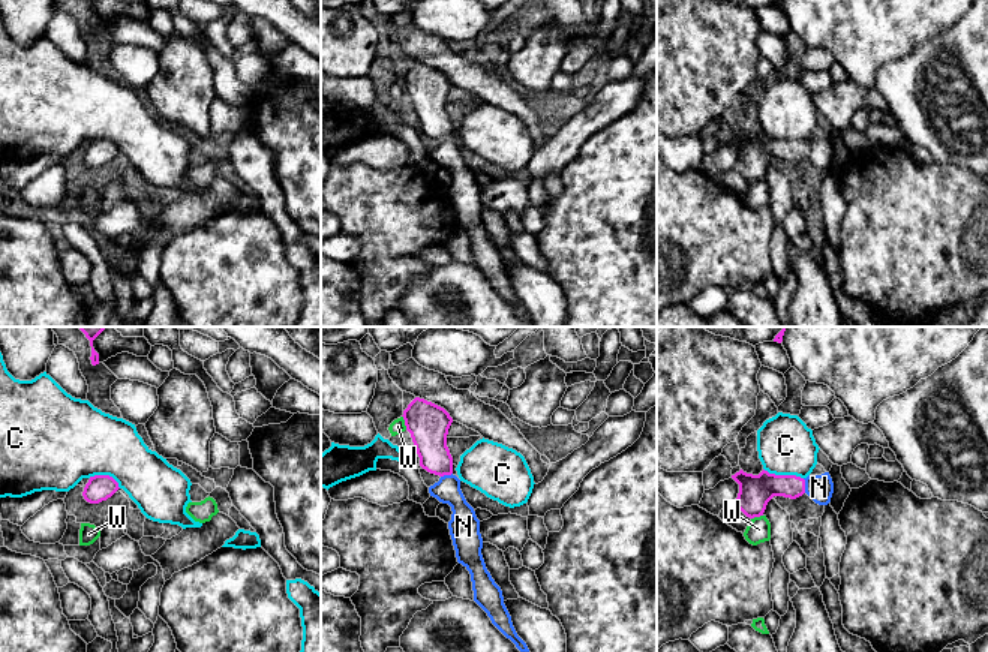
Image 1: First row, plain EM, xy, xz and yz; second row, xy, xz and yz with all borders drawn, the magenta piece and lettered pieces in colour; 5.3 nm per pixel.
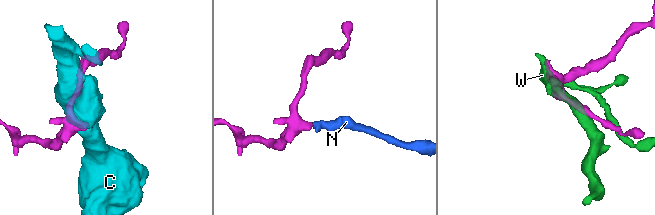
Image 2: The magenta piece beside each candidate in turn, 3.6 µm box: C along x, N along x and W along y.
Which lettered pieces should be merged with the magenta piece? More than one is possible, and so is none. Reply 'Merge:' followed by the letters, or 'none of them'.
Merge: N

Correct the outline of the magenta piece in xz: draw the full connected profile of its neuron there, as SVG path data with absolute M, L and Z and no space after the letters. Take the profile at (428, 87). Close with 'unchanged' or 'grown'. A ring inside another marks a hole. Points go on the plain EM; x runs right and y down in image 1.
M420 61L408 69L402 81L420 121L420 130L441 141L438 147L429 151L429 157L451 171L453 178L448 193L457 226L471 238L474 265L520 316L529 316L513 291L501 252L486 232L481 219L480 184L460 154L460 144L453 138L453 121L447 111L447 99L453 82L444 72Z | grown

